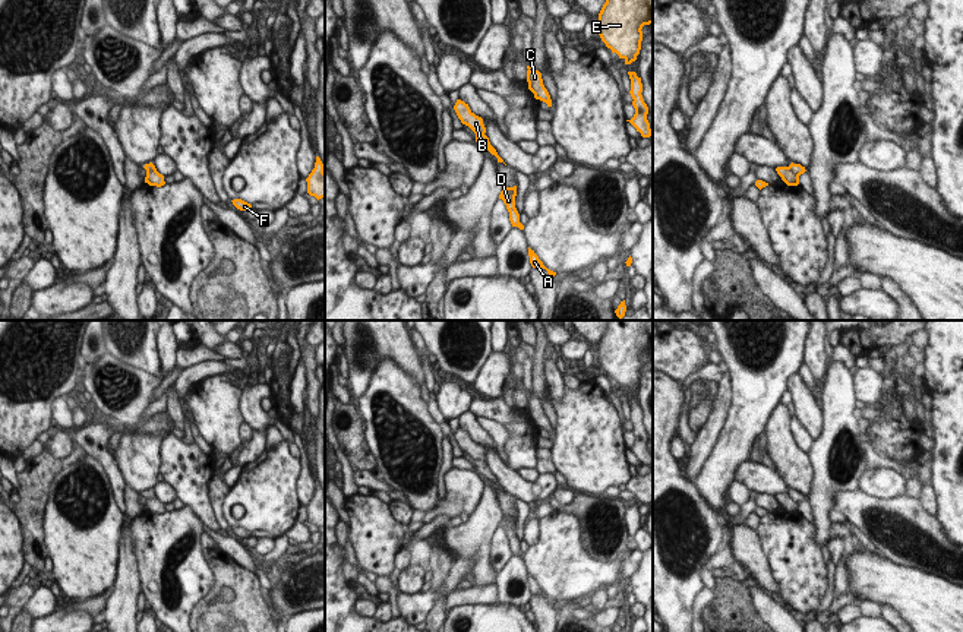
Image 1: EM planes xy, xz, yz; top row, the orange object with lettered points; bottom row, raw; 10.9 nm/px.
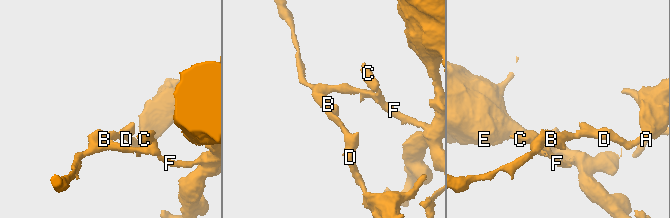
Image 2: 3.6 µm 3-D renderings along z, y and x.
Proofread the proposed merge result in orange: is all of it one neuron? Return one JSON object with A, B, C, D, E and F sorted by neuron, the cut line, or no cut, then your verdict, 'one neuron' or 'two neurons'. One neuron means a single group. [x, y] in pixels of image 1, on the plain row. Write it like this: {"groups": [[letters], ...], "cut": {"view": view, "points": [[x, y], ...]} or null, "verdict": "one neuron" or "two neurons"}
{"groups": [["A", "D"], ["B", "C", "E", "F"]], "cut": {"view": "yz", "points": [[788, 495], [798, 503]]}, "verdict": "two neurons"}

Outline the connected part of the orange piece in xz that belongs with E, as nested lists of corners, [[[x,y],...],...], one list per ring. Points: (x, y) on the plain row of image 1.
[[[609,320],[597,351],[606,375],[631,392],[641,377],[642,354],[653,351],[653,320]]]

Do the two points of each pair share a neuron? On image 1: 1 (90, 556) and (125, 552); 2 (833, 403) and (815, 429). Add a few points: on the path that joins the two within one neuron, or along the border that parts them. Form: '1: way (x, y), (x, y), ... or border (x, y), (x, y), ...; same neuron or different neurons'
1: border (122, 525), (113, 584); different neurons
2: border (821, 405), (823, 432), (814, 441); different neurons

